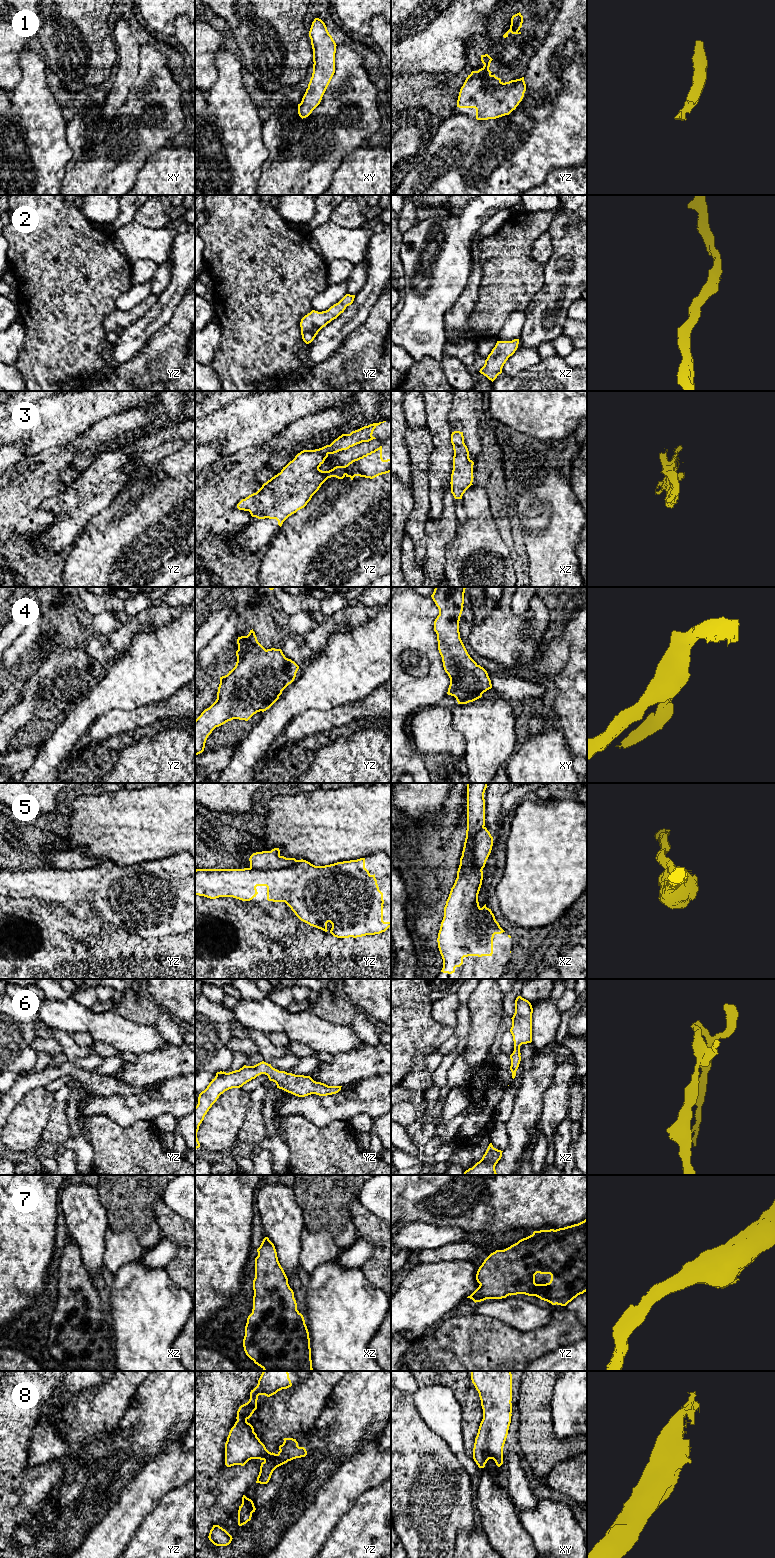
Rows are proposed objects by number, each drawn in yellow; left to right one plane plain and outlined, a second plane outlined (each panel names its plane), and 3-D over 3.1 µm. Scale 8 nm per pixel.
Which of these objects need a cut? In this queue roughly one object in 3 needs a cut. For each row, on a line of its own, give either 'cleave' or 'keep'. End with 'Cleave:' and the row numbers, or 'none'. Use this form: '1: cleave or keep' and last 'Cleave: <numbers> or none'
1: keep
2: keep
3: keep
4: keep
5: cleave
6: keep
7: keep
8: keep
Cleave: 5

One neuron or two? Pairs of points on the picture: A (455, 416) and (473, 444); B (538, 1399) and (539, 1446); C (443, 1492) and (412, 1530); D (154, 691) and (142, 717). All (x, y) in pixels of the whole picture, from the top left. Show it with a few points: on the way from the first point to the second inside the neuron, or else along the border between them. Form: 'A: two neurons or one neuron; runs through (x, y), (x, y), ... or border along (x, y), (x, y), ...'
A: one neuron; runs through (463, 420), (470, 427), (471, 436)
B: one neuron; runs through (535, 1411), (535, 1434)
C: one neuron; runs through (434, 1501), (428, 1507), (427, 1515), (421, 1521)
D: two neurons; border along (147, 705), (124, 710)

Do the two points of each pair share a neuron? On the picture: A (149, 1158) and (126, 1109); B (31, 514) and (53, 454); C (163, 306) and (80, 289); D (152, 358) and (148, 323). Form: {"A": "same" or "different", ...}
{"A": "different", "B": "same", "C": "different", "D": "different"}

